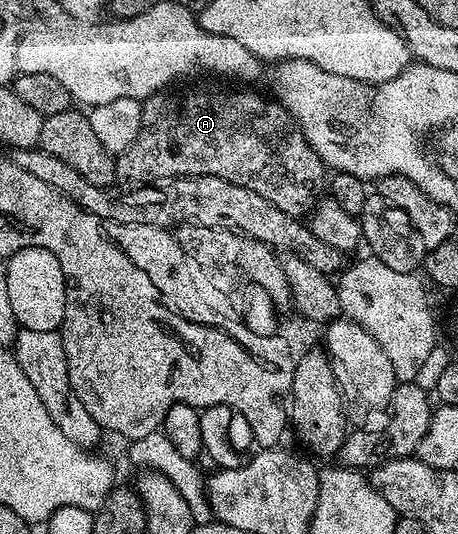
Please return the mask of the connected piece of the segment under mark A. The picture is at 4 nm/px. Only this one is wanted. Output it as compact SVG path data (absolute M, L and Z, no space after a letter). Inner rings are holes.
M242 85L231 87L234 88L227 95L217 95L214 91L208 92L207 95L170 95L171 93L151 95L142 104L142 128L136 137L136 141L132 141L132 145L125 153L117 156L117 178L119 180L127 179L130 182L127 184L130 185L153 185L159 181L177 179L188 175L224 177L224 181L232 181L232 185L244 185L244 189L252 189L252 193L260 193L260 197L265 197L267 201L272 201L272 205L276 205L276 209L284 209L284 213L299 217L305 216L317 204L320 196L323 194L324 184L328 179L328 168L326 164L323 163L322 158L312 149L312 145L308 145L308 141L296 121L282 108L281 103L277 99L273 97L267 97L265 99L260 92L250 91L254 89L247 89Z

